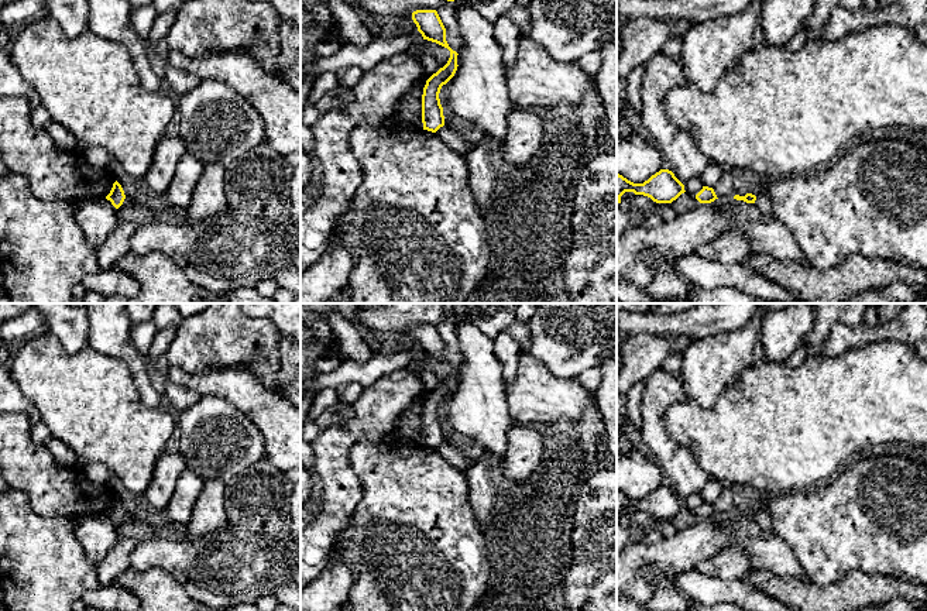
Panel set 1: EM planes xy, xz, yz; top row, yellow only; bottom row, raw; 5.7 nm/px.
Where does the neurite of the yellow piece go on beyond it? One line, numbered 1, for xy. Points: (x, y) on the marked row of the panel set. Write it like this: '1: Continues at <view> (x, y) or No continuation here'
1: No continuation here

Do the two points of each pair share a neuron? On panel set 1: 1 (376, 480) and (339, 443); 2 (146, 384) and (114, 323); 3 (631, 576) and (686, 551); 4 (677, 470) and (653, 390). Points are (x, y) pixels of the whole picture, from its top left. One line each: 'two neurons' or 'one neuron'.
1: two neurons
2: one neuron
3: one neuron
4: one neuron

